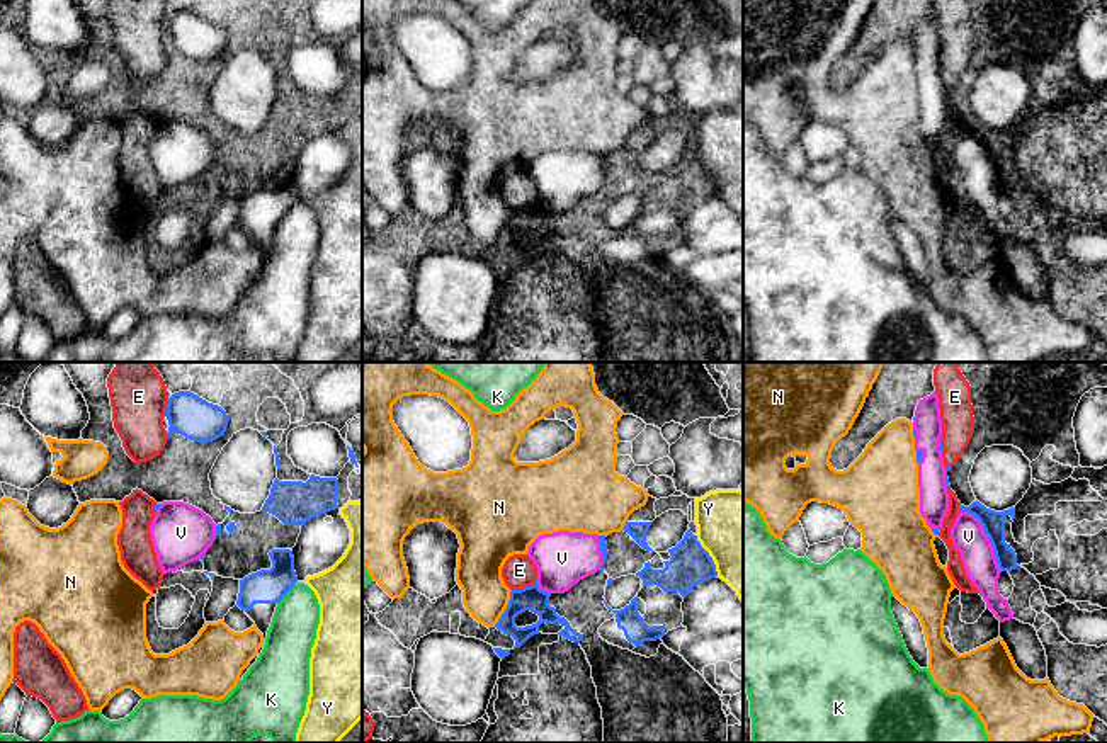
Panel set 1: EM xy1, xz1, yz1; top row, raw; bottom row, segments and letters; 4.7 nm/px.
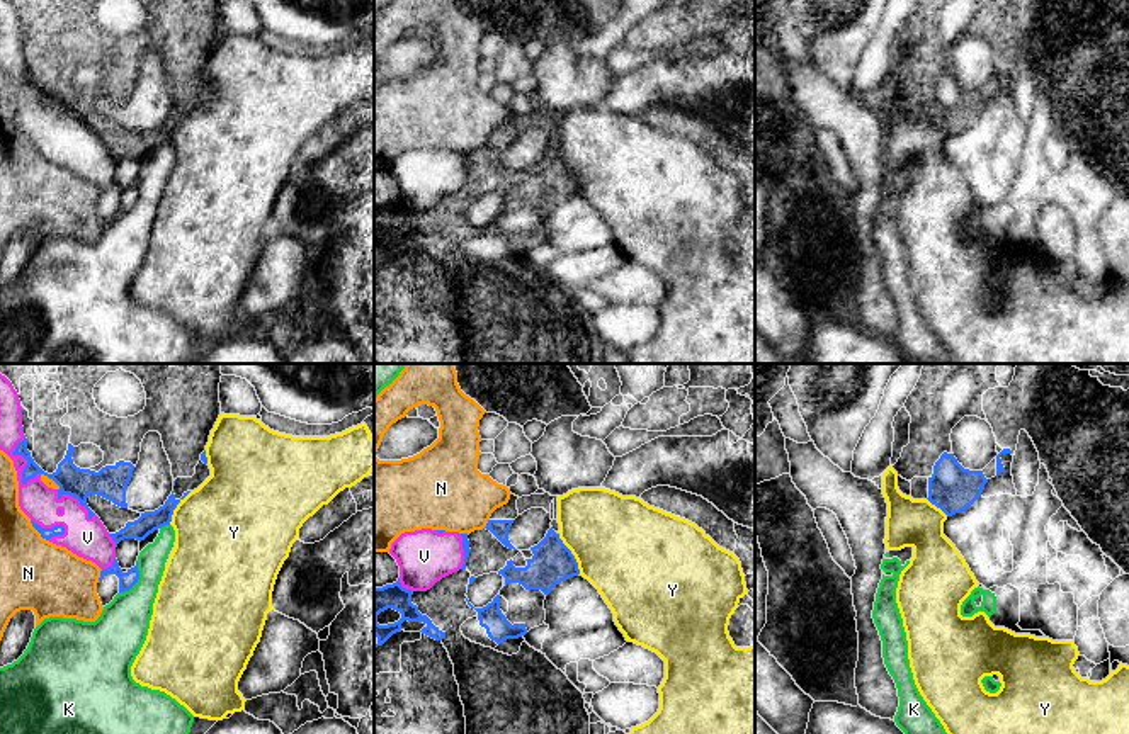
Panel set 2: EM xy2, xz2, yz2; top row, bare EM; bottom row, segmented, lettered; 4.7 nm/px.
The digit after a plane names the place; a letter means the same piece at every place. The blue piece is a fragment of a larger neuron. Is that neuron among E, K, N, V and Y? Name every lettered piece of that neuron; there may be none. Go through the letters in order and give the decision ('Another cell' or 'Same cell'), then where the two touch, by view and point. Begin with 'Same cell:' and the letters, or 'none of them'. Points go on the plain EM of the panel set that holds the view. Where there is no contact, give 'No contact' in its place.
Same cell: none of them
E: Another cell. Touches blue at xz1 (524, 206)
K: Another cell. Touches blue at xy2 (138, 197)
N: Another cell. Touches blue at xz1 (505, 228)
V: Another cell. Touches blue at xy2 (22, 75)
Y: Another cell. Touches blue at xz1 (708, 174)

